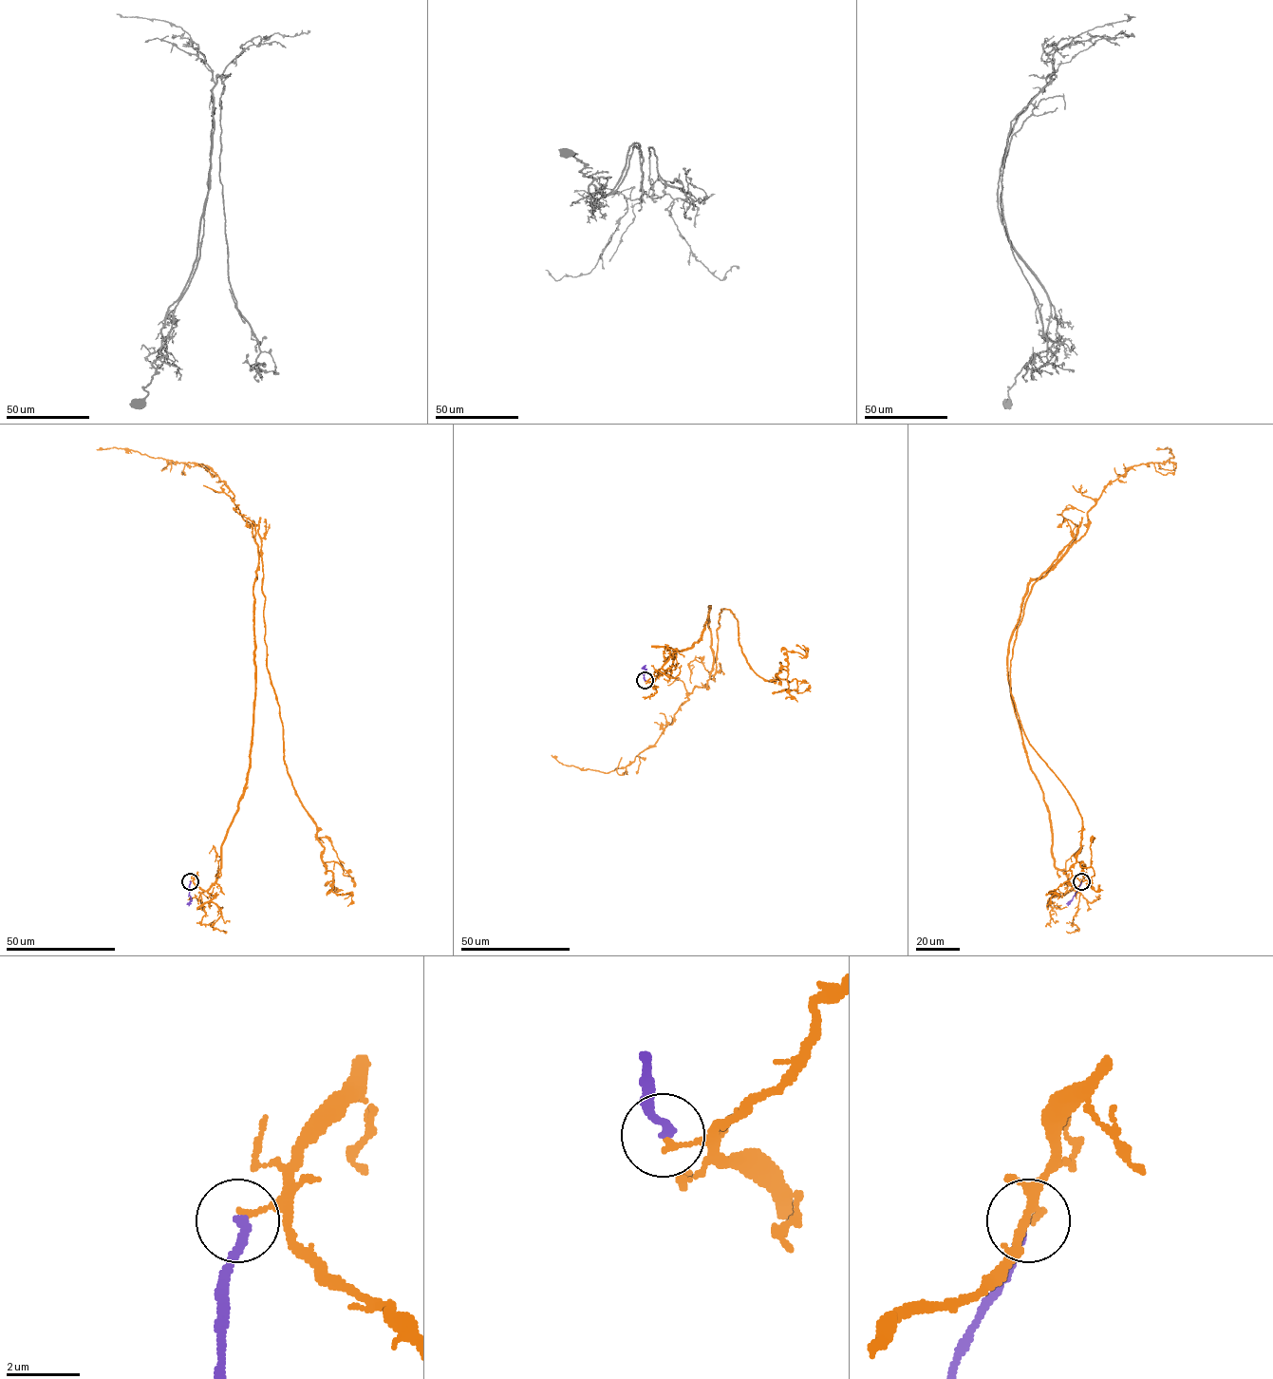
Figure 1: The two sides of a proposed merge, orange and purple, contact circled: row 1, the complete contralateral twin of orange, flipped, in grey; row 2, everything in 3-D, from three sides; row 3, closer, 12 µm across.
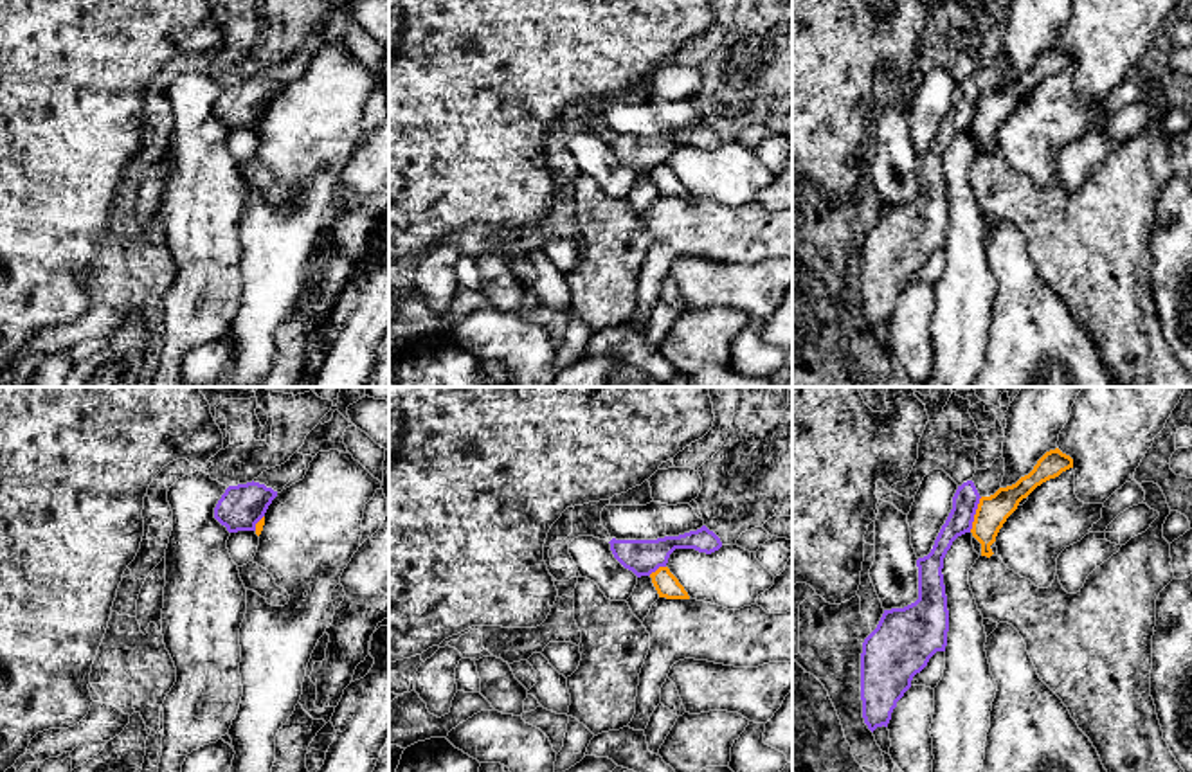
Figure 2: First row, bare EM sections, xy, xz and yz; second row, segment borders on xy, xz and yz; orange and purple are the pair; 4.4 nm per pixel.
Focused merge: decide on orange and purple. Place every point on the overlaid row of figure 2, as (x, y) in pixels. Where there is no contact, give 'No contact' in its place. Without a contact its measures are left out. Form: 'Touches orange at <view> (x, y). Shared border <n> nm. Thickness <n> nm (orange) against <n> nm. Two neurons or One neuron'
Touches orange at yz (975, 515). Shared border 170 nm. Thickness 140 nm (orange) against 120 nm. Two neurons

